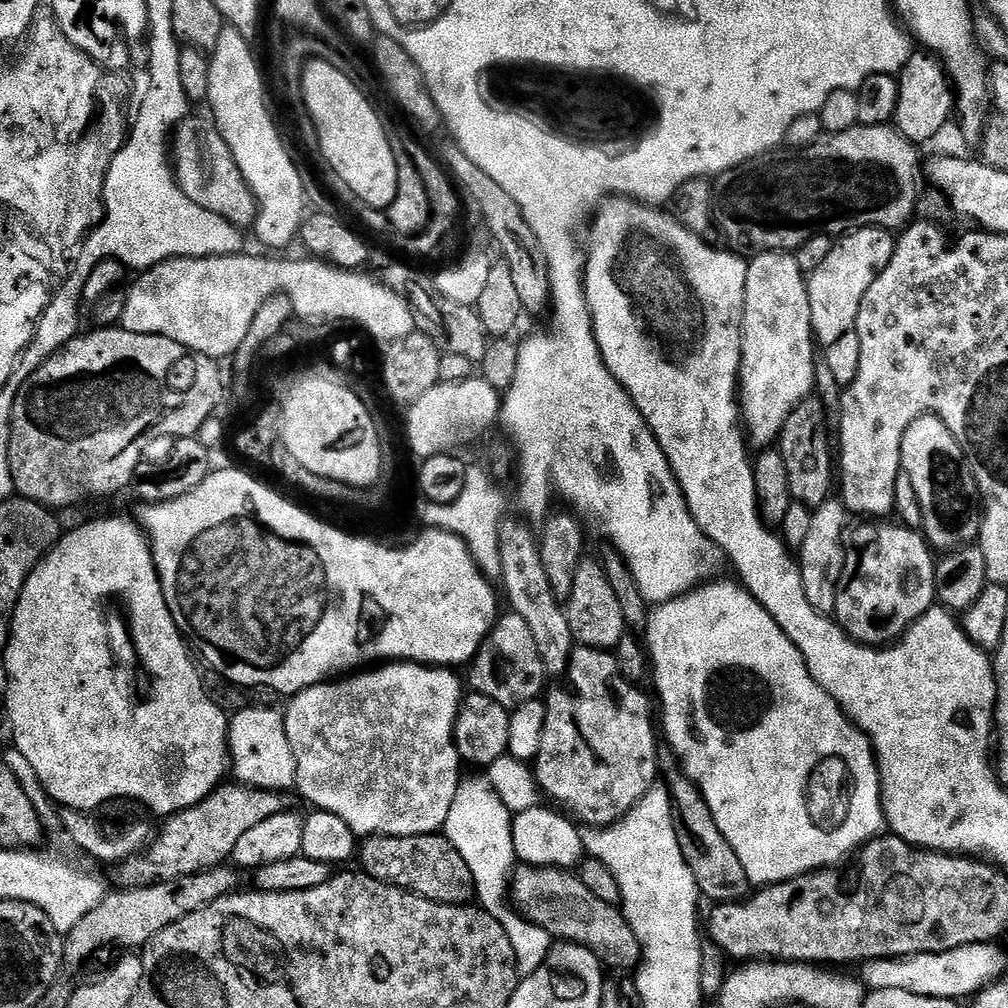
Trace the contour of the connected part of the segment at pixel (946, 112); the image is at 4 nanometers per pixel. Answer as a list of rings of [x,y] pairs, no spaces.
[[[927,50],[913,51],[898,73],[894,127],[912,144],[924,146],[947,126],[951,116],[953,119],[957,104],[954,85],[943,63]]]

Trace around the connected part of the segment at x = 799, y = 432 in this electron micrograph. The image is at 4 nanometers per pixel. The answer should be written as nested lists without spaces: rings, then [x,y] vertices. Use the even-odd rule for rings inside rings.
[[[819,399],[803,400],[797,408],[786,418],[786,426],[782,426],[778,450],[782,454],[782,462],[786,462],[786,474],[790,478],[790,494],[797,504],[804,504],[807,508],[818,509],[833,495],[834,492],[834,440],[828,437],[829,413],[825,411]]]

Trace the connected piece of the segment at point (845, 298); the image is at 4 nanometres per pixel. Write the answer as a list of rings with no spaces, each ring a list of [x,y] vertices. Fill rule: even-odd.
[[[858,228],[839,237],[822,266],[807,277],[812,334],[822,353],[822,361],[830,366],[835,381],[841,386],[852,384],[854,378],[858,378],[858,310],[862,298],[866,298],[866,290],[874,286],[878,274],[886,270],[890,258],[896,253],[896,241],[897,237],[889,229]]]

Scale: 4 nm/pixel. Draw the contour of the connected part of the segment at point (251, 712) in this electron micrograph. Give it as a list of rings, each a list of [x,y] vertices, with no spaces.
[[[249,706],[247,708],[239,709],[229,719],[228,722],[228,755],[230,757],[230,772],[239,783],[243,784],[245,788],[261,788],[267,792],[278,792],[281,794],[287,793],[287,788],[290,790],[296,788],[296,763],[294,762],[294,750],[290,750],[290,738],[286,738],[286,730],[284,729],[284,718],[279,711],[275,712],[275,707],[272,706]]]

